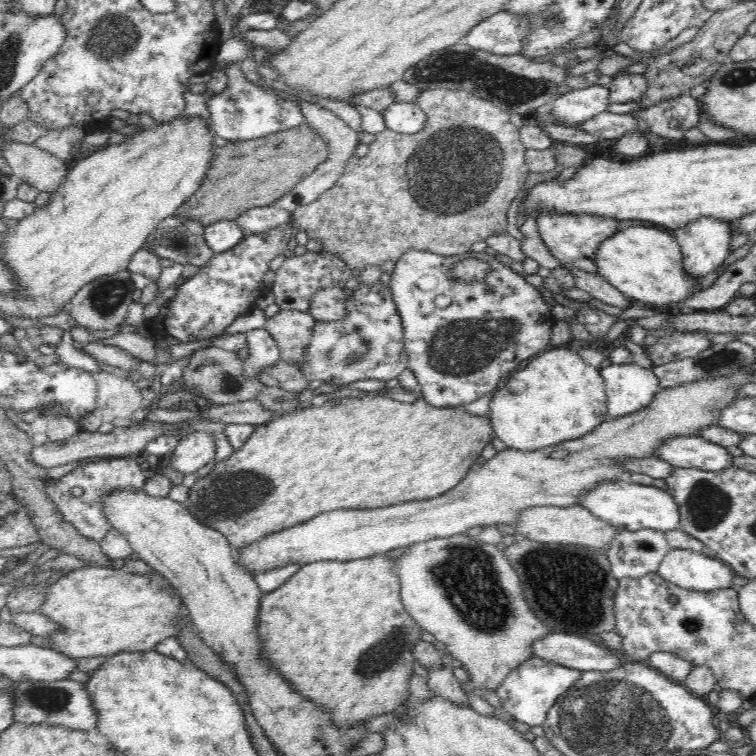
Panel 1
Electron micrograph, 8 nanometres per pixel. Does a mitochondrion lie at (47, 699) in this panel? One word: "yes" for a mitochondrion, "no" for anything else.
yes

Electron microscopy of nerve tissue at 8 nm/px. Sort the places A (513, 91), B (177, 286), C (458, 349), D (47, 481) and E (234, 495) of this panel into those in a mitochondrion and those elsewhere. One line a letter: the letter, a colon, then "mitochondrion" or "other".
A: mitochondrion
B: other
C: mitochondrion
D: other
E: mitochondrion

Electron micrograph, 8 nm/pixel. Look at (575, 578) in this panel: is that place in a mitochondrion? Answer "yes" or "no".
yes

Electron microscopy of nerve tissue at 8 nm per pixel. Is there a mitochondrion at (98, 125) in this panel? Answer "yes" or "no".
no

